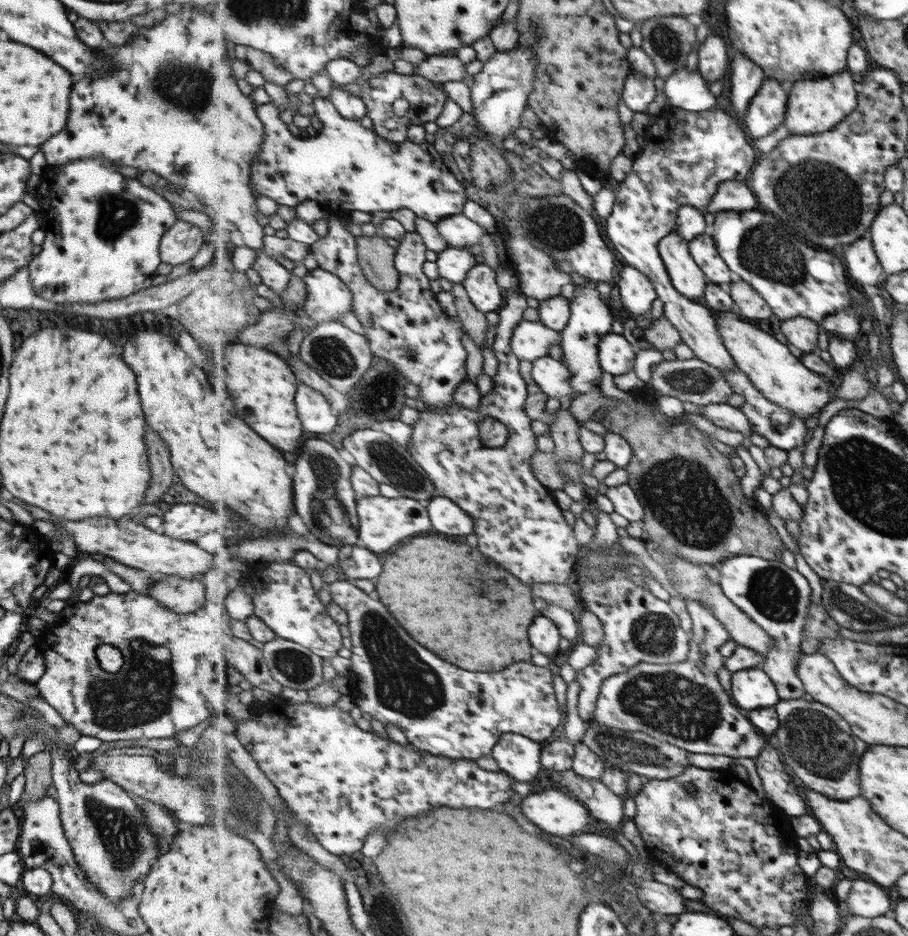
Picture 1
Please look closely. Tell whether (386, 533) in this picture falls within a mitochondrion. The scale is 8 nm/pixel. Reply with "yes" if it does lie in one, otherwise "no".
no

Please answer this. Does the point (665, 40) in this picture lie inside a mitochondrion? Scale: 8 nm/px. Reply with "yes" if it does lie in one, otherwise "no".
yes

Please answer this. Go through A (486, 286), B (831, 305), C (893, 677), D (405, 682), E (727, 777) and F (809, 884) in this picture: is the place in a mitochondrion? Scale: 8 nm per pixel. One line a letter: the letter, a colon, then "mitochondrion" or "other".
A: other
B: other
C: other
D: mitochondrion
E: other
F: other

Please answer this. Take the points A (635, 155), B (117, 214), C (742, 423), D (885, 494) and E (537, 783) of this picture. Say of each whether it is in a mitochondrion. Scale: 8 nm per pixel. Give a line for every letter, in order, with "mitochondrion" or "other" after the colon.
A: other
B: mitochondrion
C: other
D: mitochondrion
E: other

